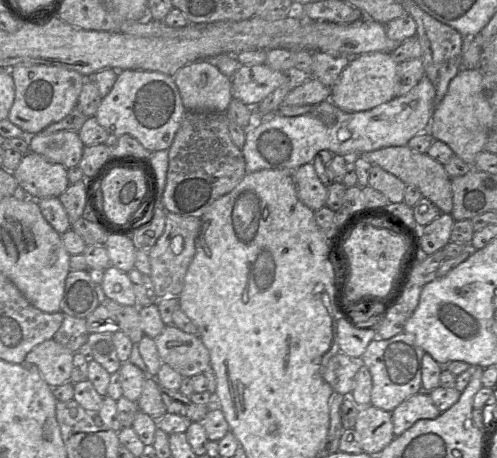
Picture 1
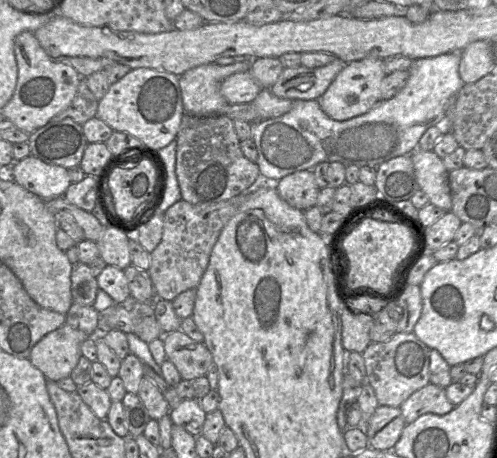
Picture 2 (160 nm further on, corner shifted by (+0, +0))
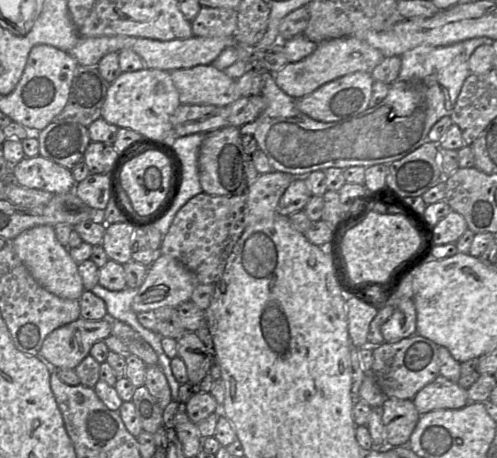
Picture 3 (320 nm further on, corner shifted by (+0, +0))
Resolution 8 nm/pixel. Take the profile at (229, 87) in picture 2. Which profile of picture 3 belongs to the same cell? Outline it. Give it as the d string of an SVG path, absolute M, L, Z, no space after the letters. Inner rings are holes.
M211 64L170 71L181 104L226 106L241 97L235 80Z

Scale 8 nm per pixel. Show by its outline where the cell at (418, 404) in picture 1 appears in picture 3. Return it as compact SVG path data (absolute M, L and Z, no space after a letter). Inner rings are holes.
M442 375L420 389L412 401L420 415L437 409L460 409L470 403L467 389Z

